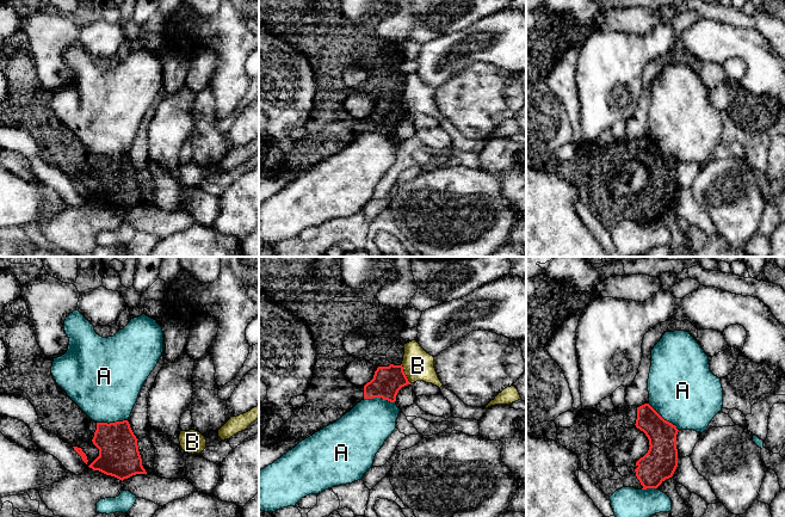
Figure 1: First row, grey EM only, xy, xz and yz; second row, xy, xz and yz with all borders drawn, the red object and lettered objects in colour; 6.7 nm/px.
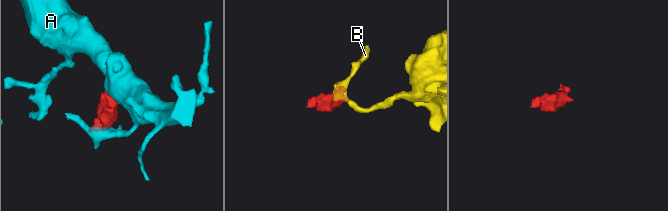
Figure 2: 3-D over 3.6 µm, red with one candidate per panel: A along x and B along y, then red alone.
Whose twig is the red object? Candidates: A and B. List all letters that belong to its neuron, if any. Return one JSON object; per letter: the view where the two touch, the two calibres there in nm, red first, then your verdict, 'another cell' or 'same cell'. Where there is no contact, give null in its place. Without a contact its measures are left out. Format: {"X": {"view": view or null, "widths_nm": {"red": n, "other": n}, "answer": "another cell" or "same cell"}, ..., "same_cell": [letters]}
{"A": {"view": "yz", "widths_nm": {"red": 200, "other": 460}, "answer": "another cell"}, "B": {"view": "xz", "widths_nm": {"red": 200, "other": 200}, "answer": "another cell"}, "same_cell": []}

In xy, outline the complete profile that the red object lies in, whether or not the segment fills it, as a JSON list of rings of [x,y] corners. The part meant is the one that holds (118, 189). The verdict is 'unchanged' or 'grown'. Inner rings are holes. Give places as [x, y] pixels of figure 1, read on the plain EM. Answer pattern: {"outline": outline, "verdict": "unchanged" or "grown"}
{"outline": [[[21,29],[0,38],[0,72],[7,81],[7,98],[0,104],[0,125],[27,131],[35,140],[42,160],[67,176],[73,177],[78,172],[92,173],[99,181],[99,189],[88,198],[93,203],[122,214],[136,207],[147,207],[142,198],[137,171],[129,154],[107,156],[92,153],[56,116],[51,106],[54,91],[42,85],[36,73],[26,35]]], "verdict": "grown"}

